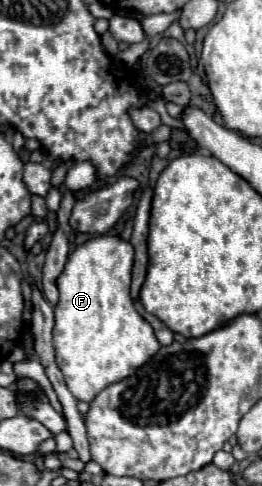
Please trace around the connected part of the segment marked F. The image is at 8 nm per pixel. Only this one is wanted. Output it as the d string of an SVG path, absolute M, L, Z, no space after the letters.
M95 236L85 244L77 246L65 264L63 274L57 280L59 302L55 304L55 328L53 328L53 348L55 362L63 372L69 392L81 400L91 402L105 386L115 384L127 376L133 376L159 348L153 328L133 306L129 296L131 286L131 268L133 268L133 246L123 242L119 236Z

